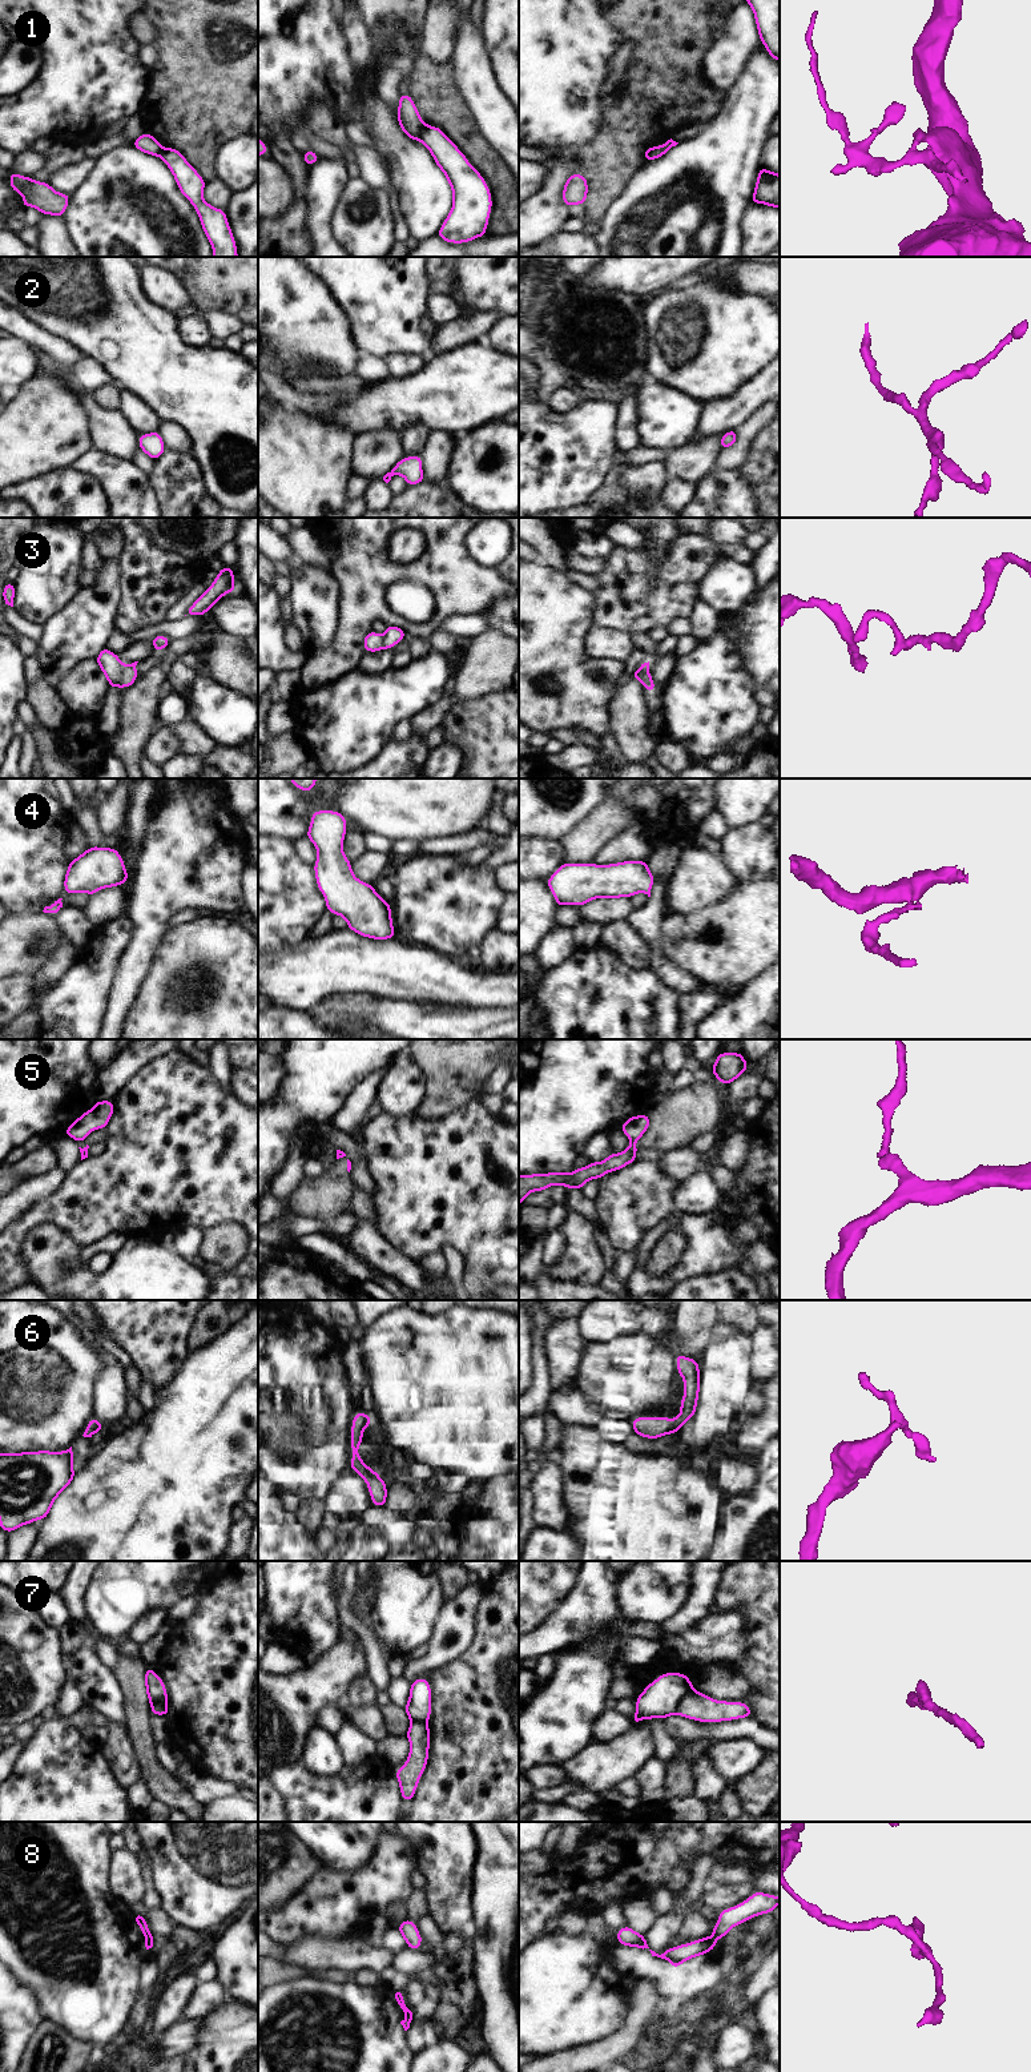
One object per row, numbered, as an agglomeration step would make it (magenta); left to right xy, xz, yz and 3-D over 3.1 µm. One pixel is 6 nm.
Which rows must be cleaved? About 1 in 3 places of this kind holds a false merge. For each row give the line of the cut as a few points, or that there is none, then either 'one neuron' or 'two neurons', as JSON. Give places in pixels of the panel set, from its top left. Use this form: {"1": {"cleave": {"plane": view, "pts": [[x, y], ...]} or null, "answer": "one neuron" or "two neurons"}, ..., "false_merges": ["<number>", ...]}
{"1": {"cleave": {"plane": "xz", "pts": [[426, 124], [421, 131], [419, 140]]}, "answer": "two neurons"}, "2": {"cleave": null, "answer": "one neuron"}, "3": {"cleave": {"plane": "xy", "pts": [[125, 664], [117, 686]]}, "answer": "two neurons"}, "4": {"cleave": null, "answer": "one neuron"}, "5": {"cleave": {"plane": "yz", "pts": [[635, 1141], [631, 1142]]}, "answer": "two neurons"}, "6": {"cleave": null, "answer": "one neuron"}, "7": {"cleave": {"plane": "yz", "pts": [[692, 1688], [679, 1704], [677, 1713]]}, "answer": "two neurons"}, "8": {"cleave": {"plane": "xy", "pts": [[150, 1934], [145, 1938]]}, "answer": "two neurons"}, "false_merges": ["1", "3", "5", "7", "8"]}

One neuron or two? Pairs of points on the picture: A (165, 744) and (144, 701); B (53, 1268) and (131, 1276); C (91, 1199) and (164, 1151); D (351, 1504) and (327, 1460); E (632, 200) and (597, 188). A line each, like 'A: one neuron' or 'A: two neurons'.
A: two neurons
B: one neuron
C: one neuron
D: two neurons
E: two neurons

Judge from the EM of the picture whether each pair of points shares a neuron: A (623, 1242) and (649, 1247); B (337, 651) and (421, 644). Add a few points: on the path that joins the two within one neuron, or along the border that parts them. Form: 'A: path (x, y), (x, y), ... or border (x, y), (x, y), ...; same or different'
A: border (661, 1223), (636, 1248); different
B: border (414, 636), (426, 639); different

